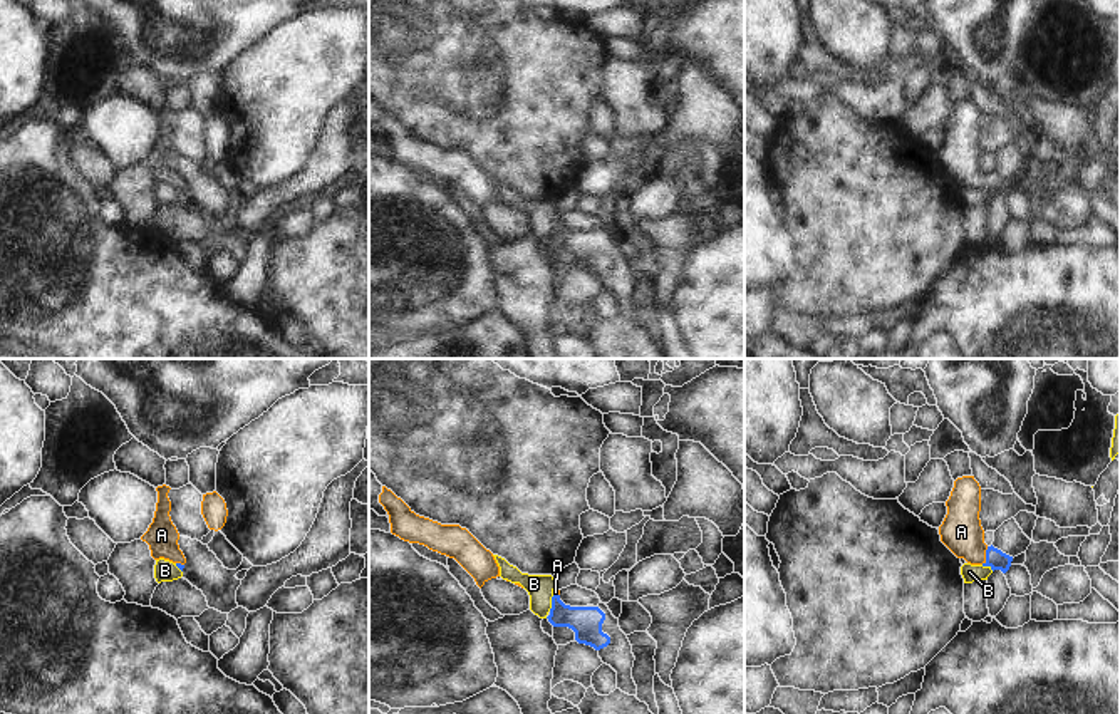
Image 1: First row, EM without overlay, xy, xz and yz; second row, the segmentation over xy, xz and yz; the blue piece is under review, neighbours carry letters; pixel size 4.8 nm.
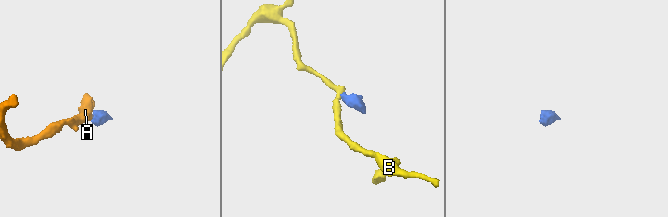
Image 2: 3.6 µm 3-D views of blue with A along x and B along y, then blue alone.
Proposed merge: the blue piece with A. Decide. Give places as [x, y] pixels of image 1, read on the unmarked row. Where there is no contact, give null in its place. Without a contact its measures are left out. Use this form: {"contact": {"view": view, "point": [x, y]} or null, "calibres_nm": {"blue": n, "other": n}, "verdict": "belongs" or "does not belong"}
{"contact": {"view": "yz", "point": [986, 180]}, "calibres_nm": {"blue": 90, "other": 200}, "verdict": "belongs"}

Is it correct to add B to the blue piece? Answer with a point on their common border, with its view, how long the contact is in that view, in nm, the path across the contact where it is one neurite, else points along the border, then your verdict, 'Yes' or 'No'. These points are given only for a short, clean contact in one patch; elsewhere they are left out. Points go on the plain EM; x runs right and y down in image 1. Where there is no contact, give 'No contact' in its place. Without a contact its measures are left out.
Touches blue at xz (552, 228). Shared border 80 nm. Boundary: xz (554, 220), (549, 235). No.

